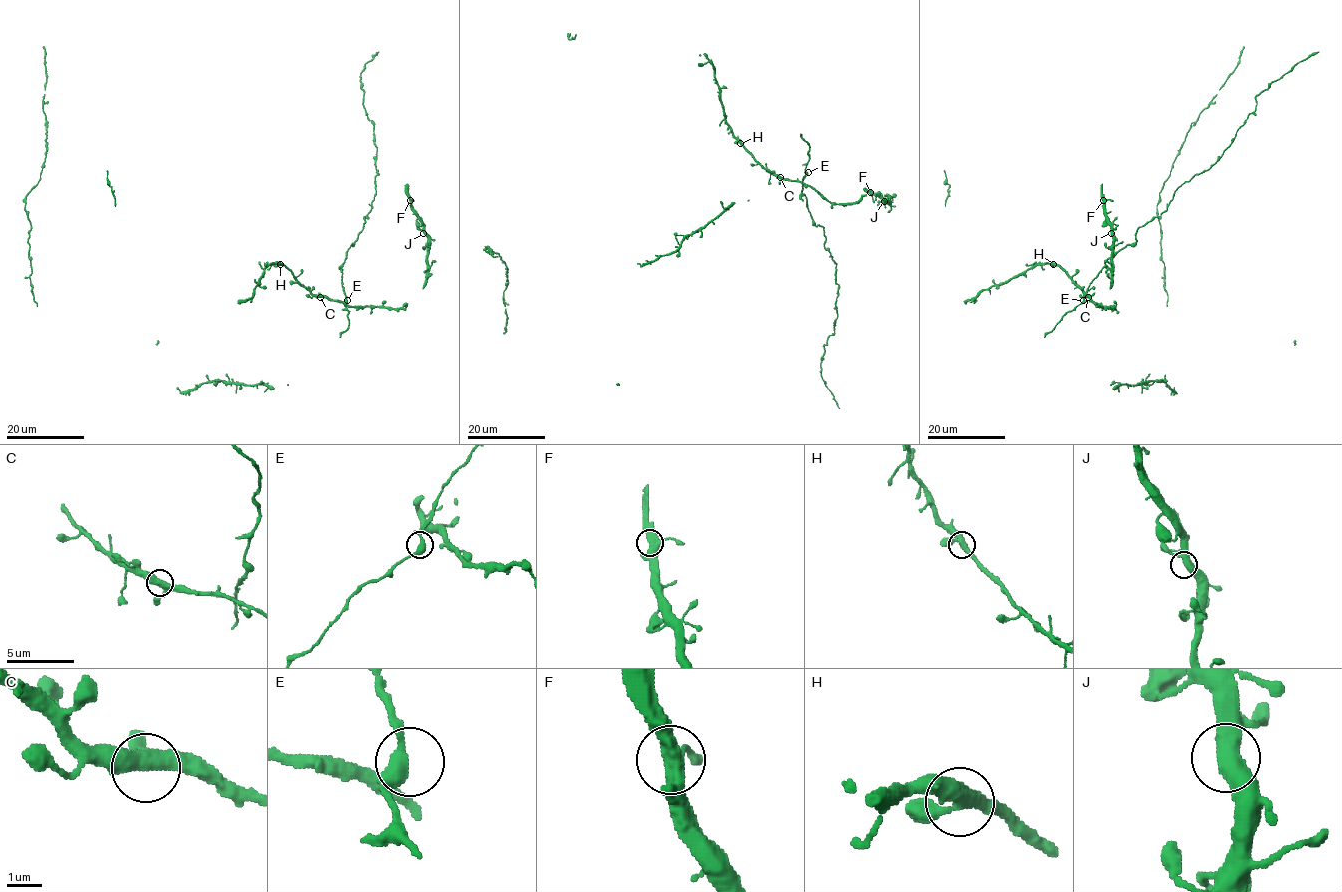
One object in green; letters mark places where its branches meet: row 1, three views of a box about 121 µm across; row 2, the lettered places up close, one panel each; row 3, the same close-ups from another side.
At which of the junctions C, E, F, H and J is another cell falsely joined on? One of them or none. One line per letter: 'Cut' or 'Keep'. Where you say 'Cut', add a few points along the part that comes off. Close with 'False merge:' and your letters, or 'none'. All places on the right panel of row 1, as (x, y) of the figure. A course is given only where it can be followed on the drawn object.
C: Keep
E: Keep
F: Keep
H: Keep
J: Keep
False merge: none

